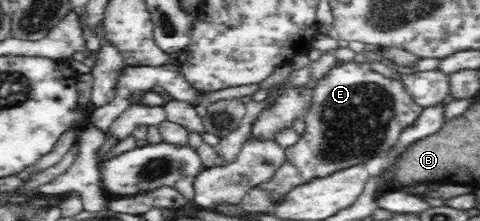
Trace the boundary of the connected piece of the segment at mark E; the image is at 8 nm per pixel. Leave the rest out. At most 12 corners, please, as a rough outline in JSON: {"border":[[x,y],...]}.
{"border":[[368,61],[318,80],[268,181],[300,184],[388,151],[423,109]]}

